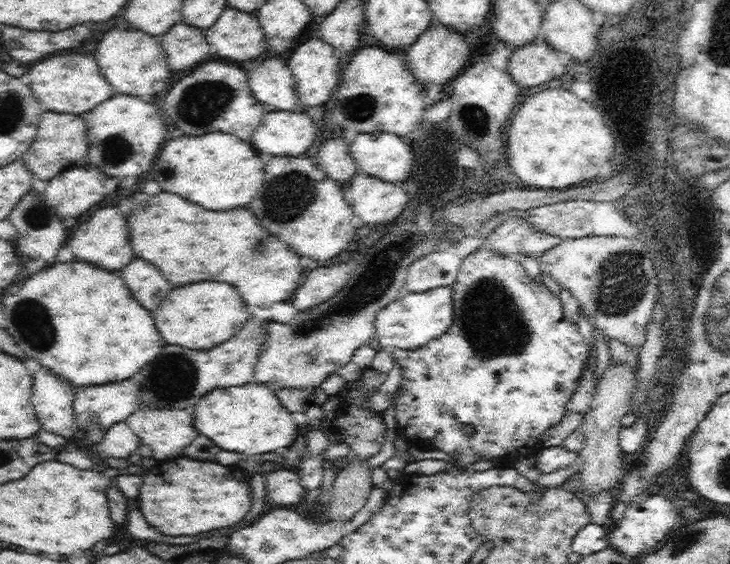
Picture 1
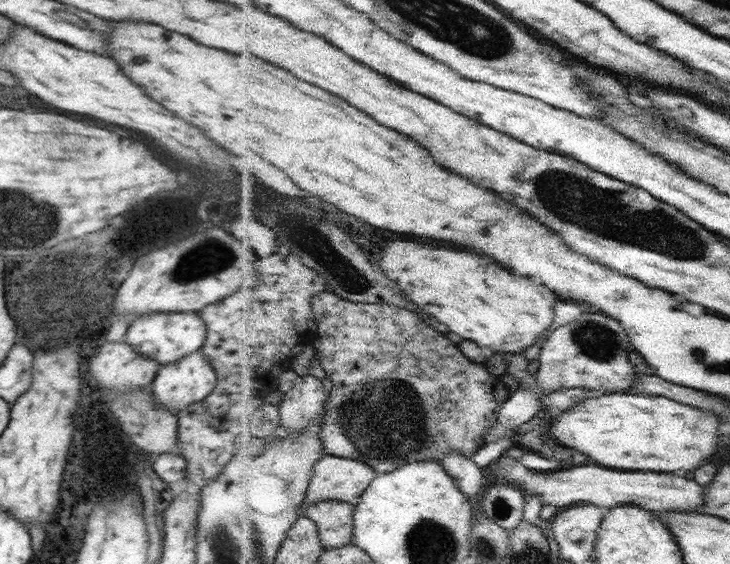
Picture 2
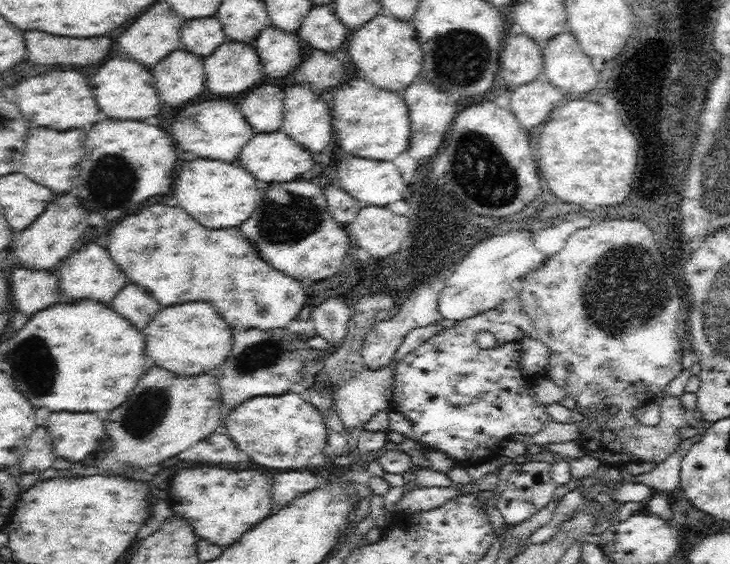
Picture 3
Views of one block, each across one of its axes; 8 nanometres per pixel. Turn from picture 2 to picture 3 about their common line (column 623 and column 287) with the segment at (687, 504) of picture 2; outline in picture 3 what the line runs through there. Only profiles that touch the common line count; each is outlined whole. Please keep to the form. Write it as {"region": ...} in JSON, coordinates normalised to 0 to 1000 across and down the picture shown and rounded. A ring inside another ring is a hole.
{"region":[[[397,833],[397,837],[384,837],[373,848],[373,887],[381,897],[390,899],[403,883],[411,883],[422,872],[434,867],[434,858],[440,848],[425,837],[411,837],[411,833]]]}

